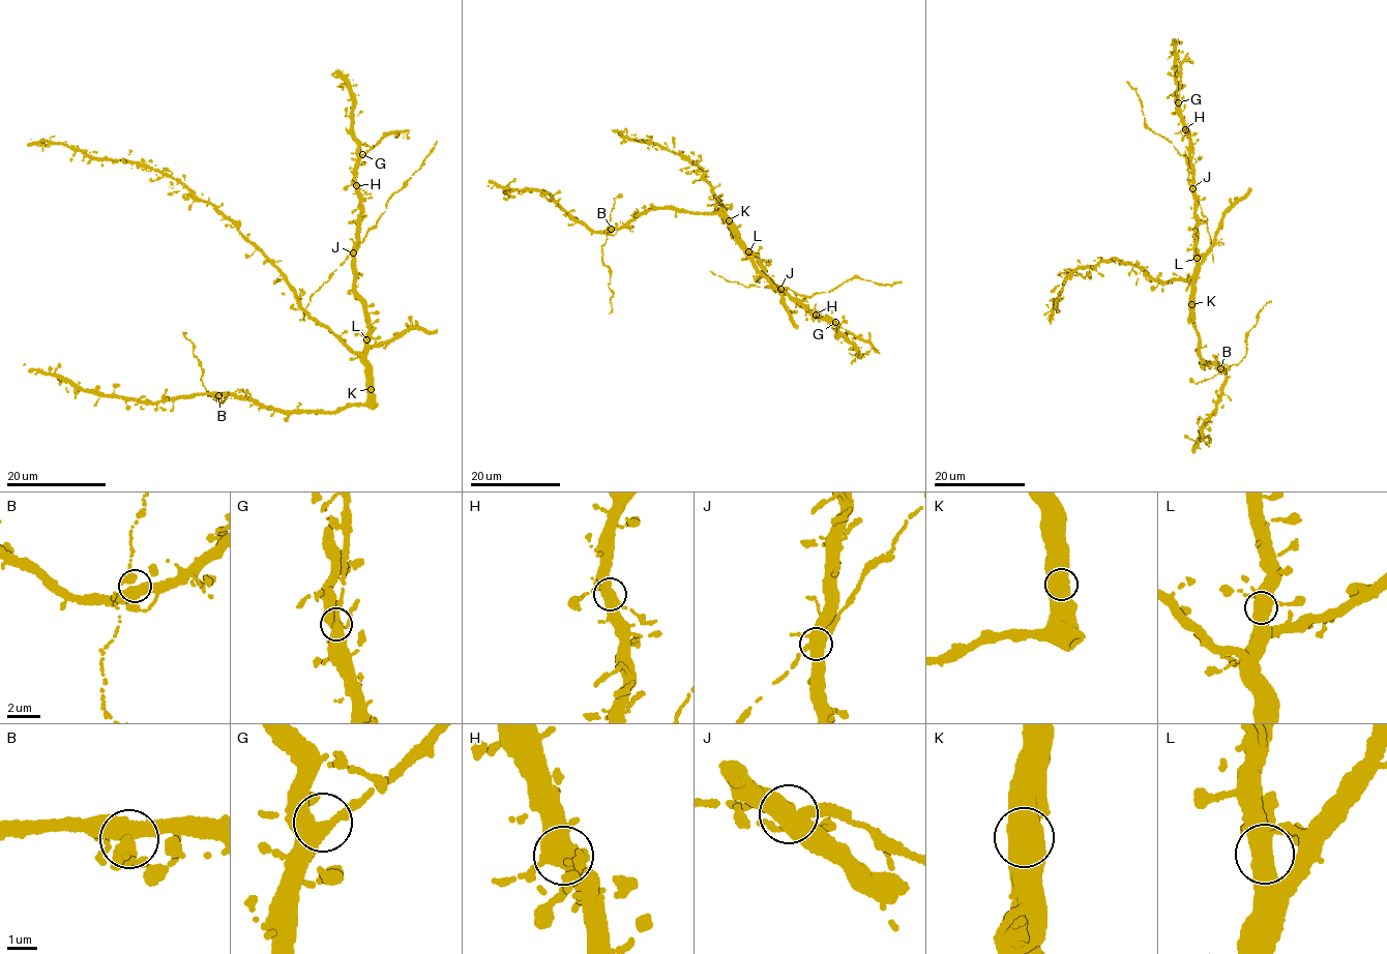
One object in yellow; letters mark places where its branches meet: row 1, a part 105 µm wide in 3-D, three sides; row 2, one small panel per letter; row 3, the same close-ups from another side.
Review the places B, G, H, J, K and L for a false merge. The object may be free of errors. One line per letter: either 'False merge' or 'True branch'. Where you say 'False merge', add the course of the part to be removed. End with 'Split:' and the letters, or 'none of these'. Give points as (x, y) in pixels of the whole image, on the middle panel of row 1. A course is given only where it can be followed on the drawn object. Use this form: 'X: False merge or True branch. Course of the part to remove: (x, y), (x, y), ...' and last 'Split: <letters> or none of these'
B: True branch
G: True branch
H: True branch
J: False merge. Course of the part to remove: (780, 289), (809, 296), (854, 277), (883, 285), (902, 282)
K: True branch
L: True branch
Split: J

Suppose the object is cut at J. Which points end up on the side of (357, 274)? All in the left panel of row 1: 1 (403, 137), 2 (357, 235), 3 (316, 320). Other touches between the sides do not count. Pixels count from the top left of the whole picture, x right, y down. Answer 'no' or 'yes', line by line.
1: yes
2: yes
3: yes

